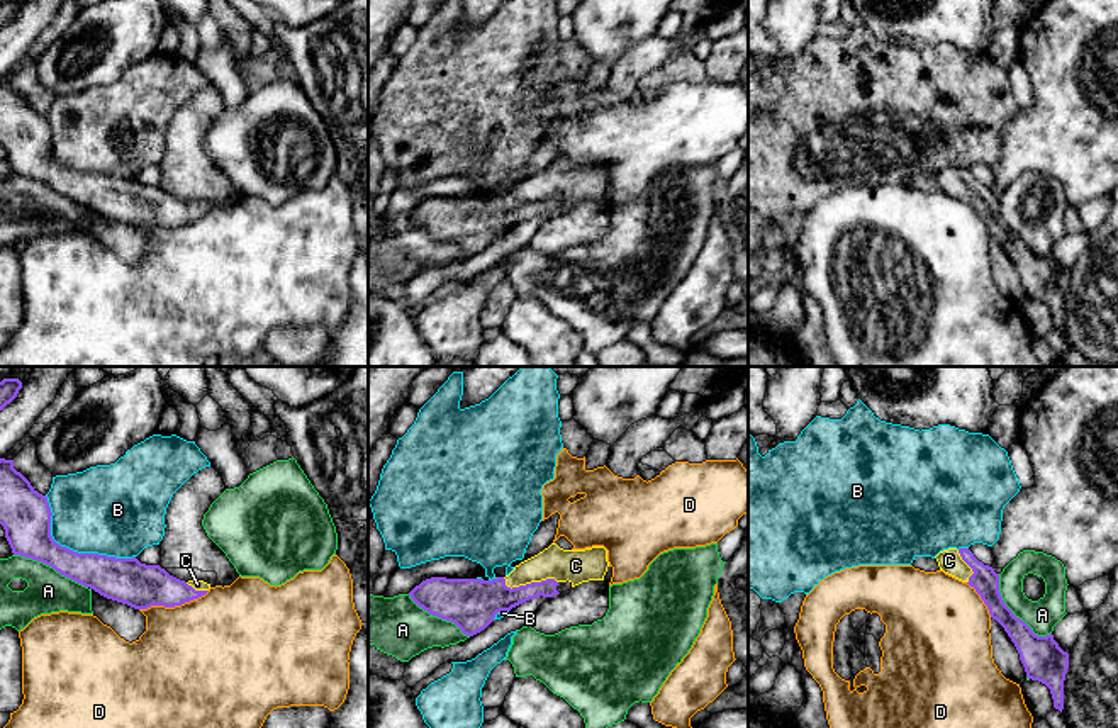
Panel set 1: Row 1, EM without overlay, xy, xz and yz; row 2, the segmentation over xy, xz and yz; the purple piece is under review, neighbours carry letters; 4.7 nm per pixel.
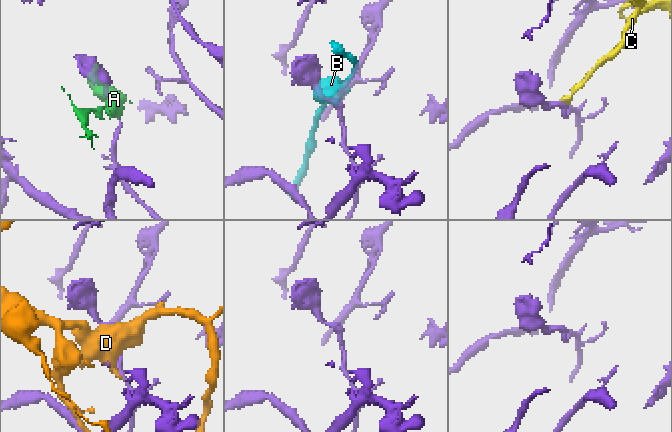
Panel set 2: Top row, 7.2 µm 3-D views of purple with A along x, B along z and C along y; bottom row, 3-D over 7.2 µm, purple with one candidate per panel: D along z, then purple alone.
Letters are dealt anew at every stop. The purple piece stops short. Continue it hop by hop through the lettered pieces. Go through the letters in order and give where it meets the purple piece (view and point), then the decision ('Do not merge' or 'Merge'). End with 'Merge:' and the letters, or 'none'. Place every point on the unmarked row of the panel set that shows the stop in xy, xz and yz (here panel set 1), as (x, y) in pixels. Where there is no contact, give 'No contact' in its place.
A: Touches purple at yz (1011, 231). Do not merge
B: Touches purple at xy (72, 170). Do not merge
C: Touches purple at xz (528, 204). Merge
D: Touches purple at xy (173, 226). Do not merge
Merge: C

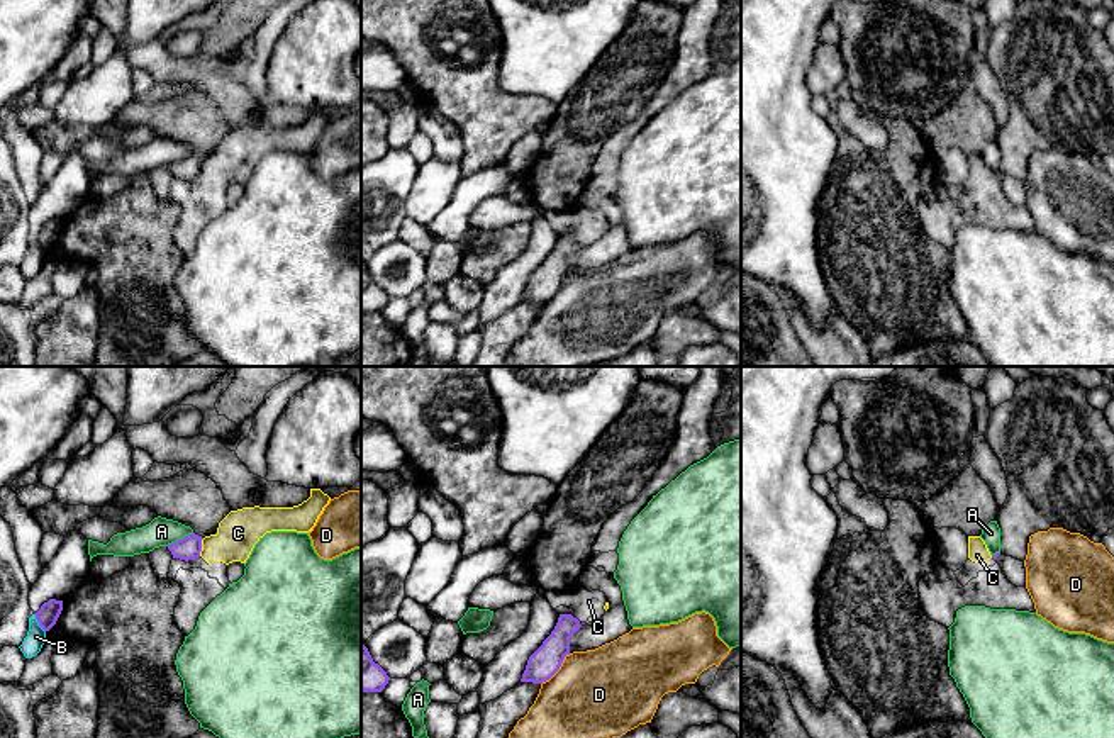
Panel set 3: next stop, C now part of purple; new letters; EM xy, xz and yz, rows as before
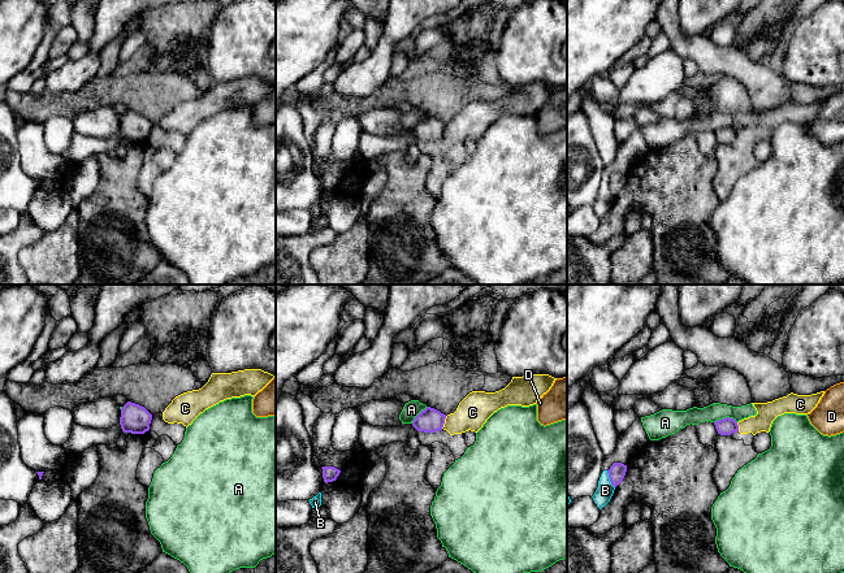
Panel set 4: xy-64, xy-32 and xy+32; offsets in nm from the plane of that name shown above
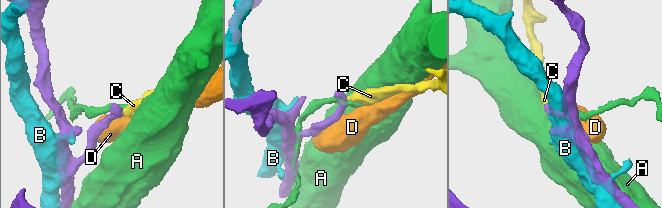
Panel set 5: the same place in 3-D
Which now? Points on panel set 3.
A: Touches purple at xy (178, 160). Do not merge
B: Touches purple at xy (38, 241). Do not merge
C: Touches purple at xy (200, 167). Do not merge
D: Touches purple at xz (558, 289). Do not merge
Merge: none

